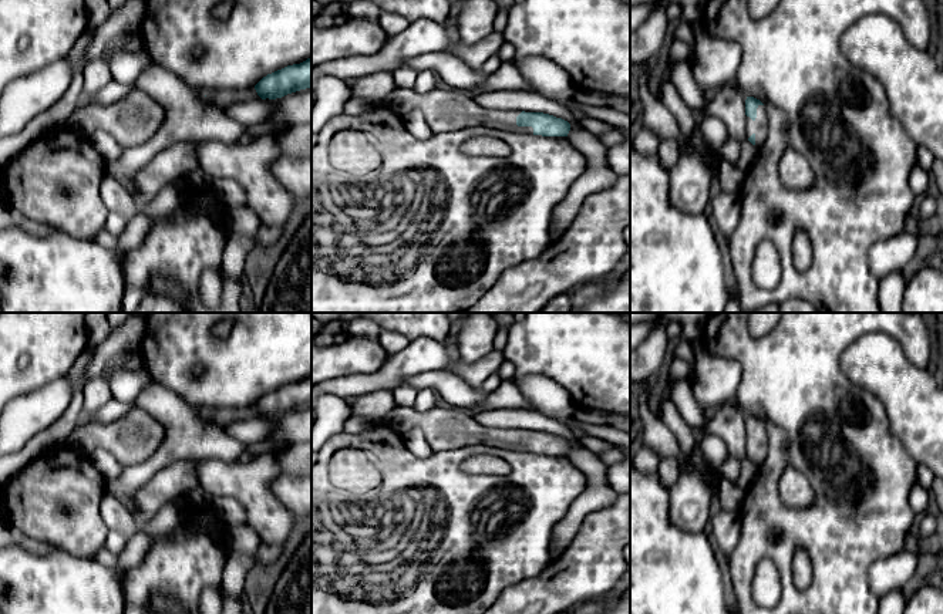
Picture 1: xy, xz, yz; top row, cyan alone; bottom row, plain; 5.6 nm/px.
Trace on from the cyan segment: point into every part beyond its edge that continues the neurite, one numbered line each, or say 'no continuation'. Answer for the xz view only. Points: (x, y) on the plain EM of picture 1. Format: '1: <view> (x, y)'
1: xz (444, 428)

